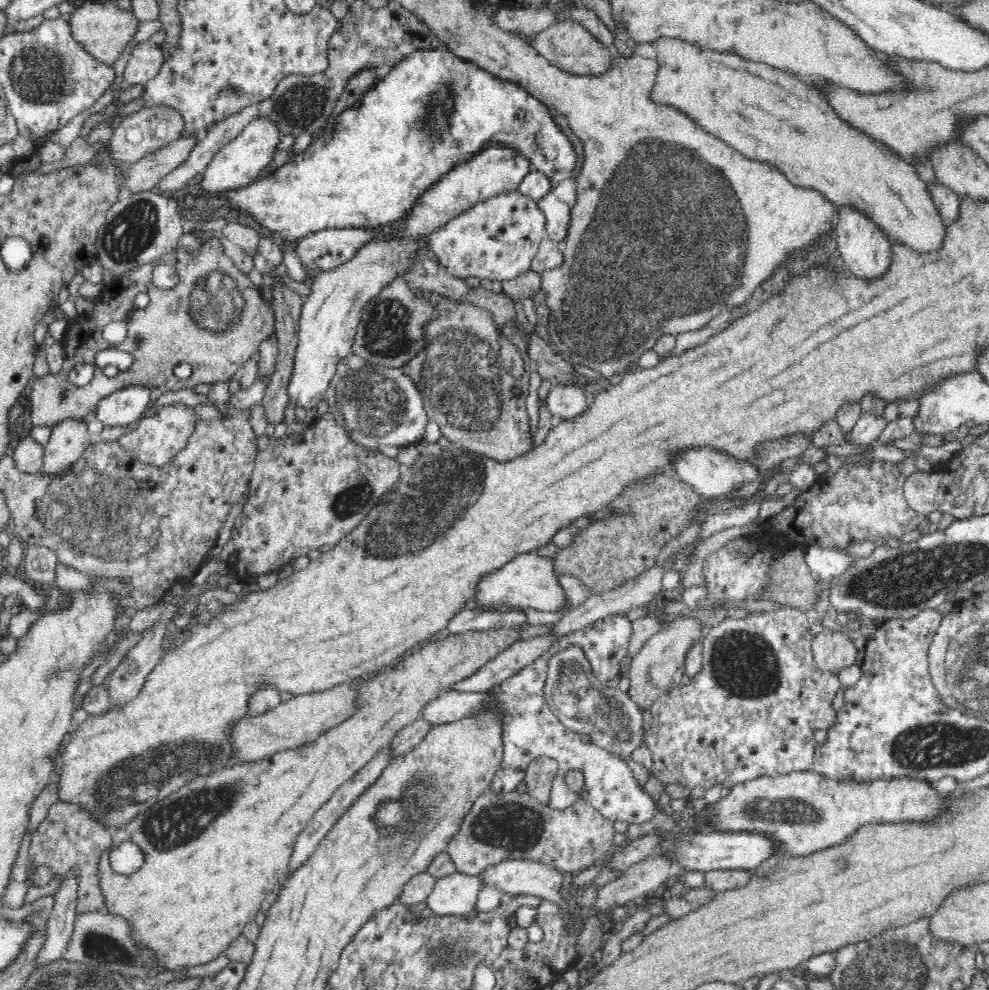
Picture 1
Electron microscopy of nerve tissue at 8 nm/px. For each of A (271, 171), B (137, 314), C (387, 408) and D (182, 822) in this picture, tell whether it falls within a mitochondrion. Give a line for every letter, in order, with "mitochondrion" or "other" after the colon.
A: other
B: other
C: mitochondrion
D: mitochondrion

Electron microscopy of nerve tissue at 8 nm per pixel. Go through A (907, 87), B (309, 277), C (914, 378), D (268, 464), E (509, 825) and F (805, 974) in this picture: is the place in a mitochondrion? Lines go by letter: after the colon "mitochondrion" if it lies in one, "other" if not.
A: other
B: other
C: mitochondrion
D: other
E: mitochondrion
F: other

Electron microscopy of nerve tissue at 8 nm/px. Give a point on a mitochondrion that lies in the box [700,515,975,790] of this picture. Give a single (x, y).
(742, 663)

